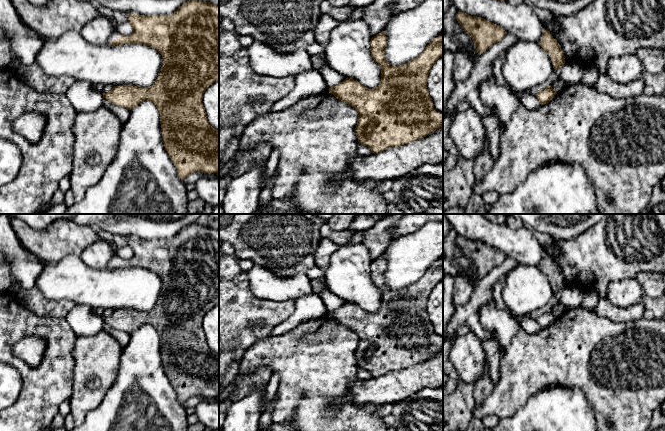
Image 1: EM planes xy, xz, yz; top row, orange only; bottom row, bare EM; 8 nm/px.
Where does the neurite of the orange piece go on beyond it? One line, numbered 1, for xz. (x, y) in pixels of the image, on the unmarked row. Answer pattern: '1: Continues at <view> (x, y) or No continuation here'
1: No continuation here

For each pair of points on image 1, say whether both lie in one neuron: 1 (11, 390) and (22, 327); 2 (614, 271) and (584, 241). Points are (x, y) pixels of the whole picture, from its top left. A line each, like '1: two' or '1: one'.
1: two
2: one

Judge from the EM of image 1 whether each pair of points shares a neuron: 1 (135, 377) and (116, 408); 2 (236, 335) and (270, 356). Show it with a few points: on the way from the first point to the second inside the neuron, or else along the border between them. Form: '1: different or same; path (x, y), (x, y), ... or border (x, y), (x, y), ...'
1: same; path (135, 385), (135, 389), (124, 400)
2: different; border (271, 335), (258, 339), (245, 352), (240, 361)

